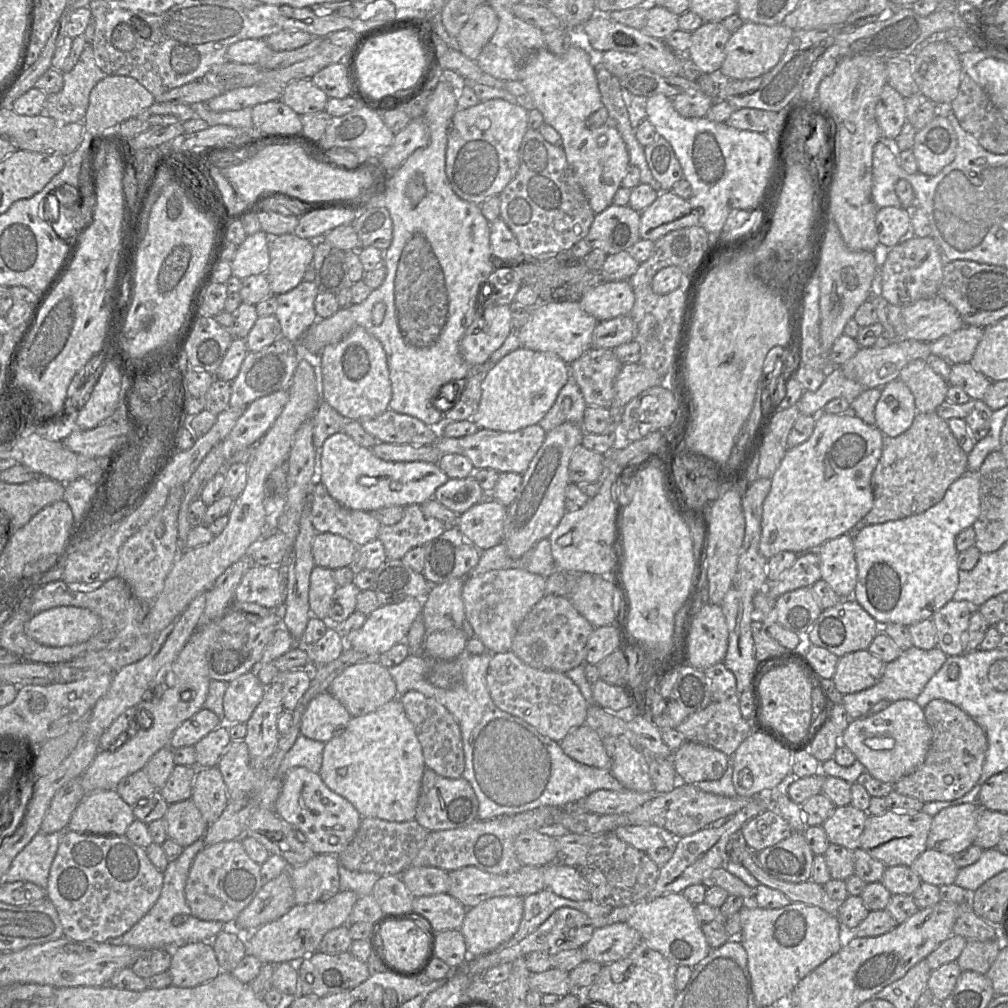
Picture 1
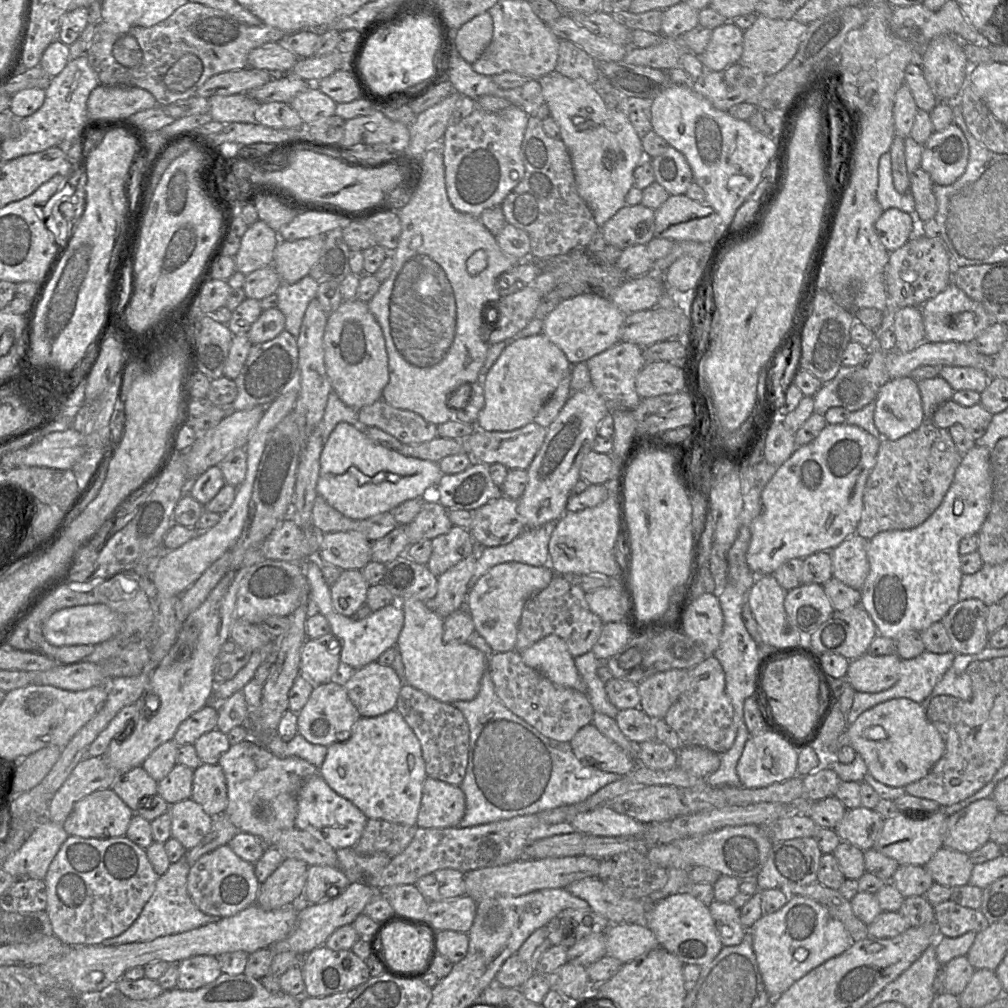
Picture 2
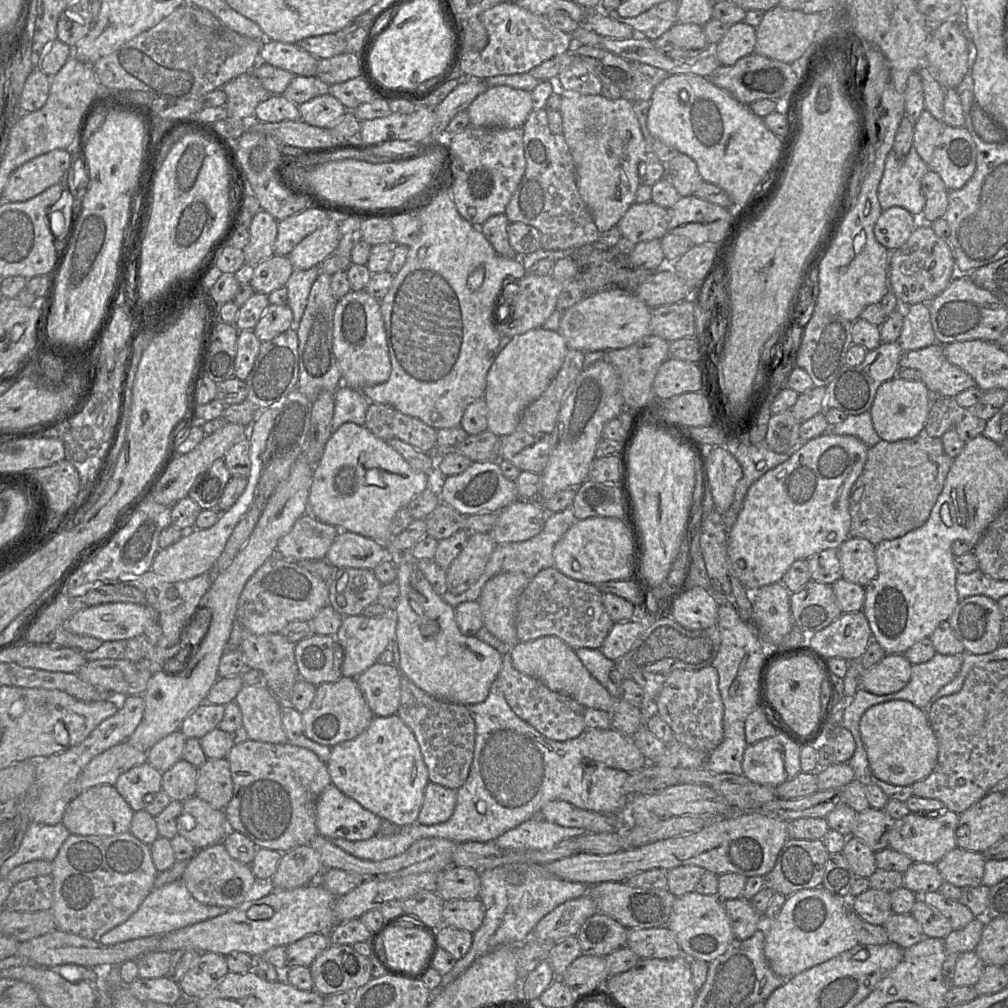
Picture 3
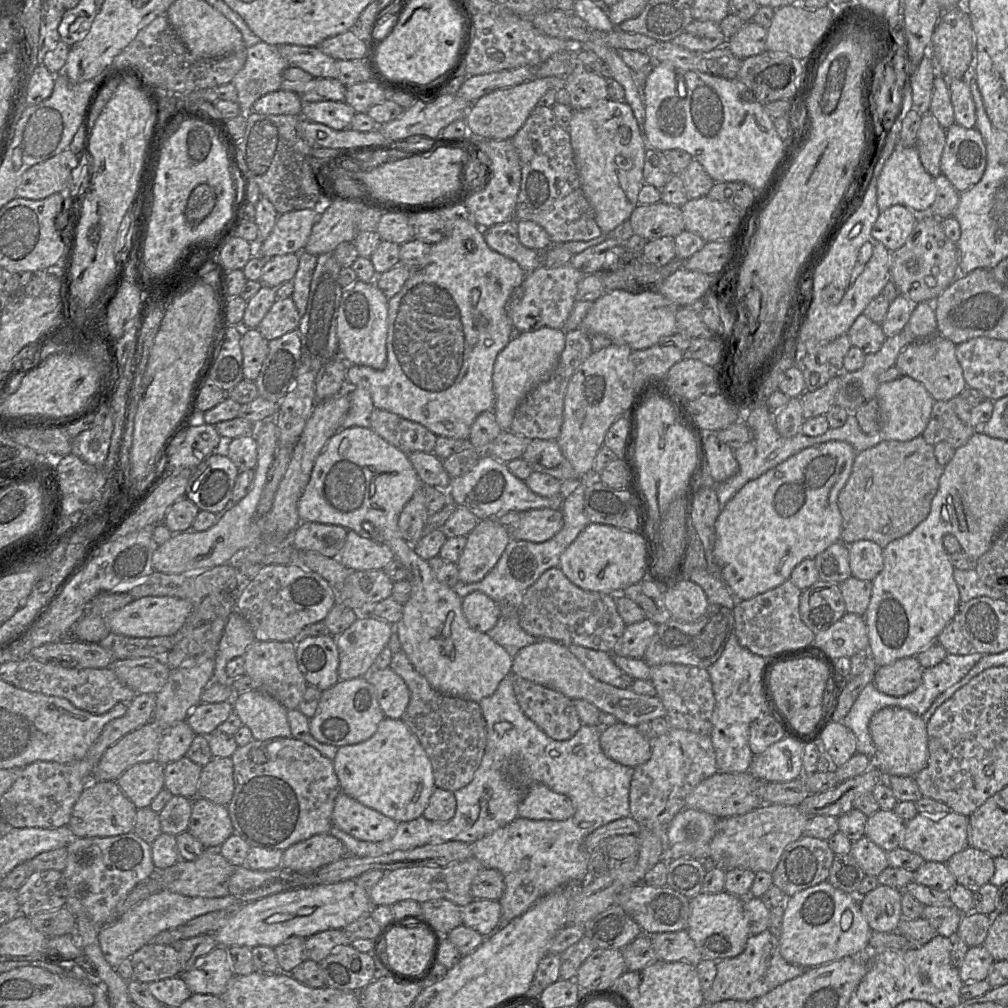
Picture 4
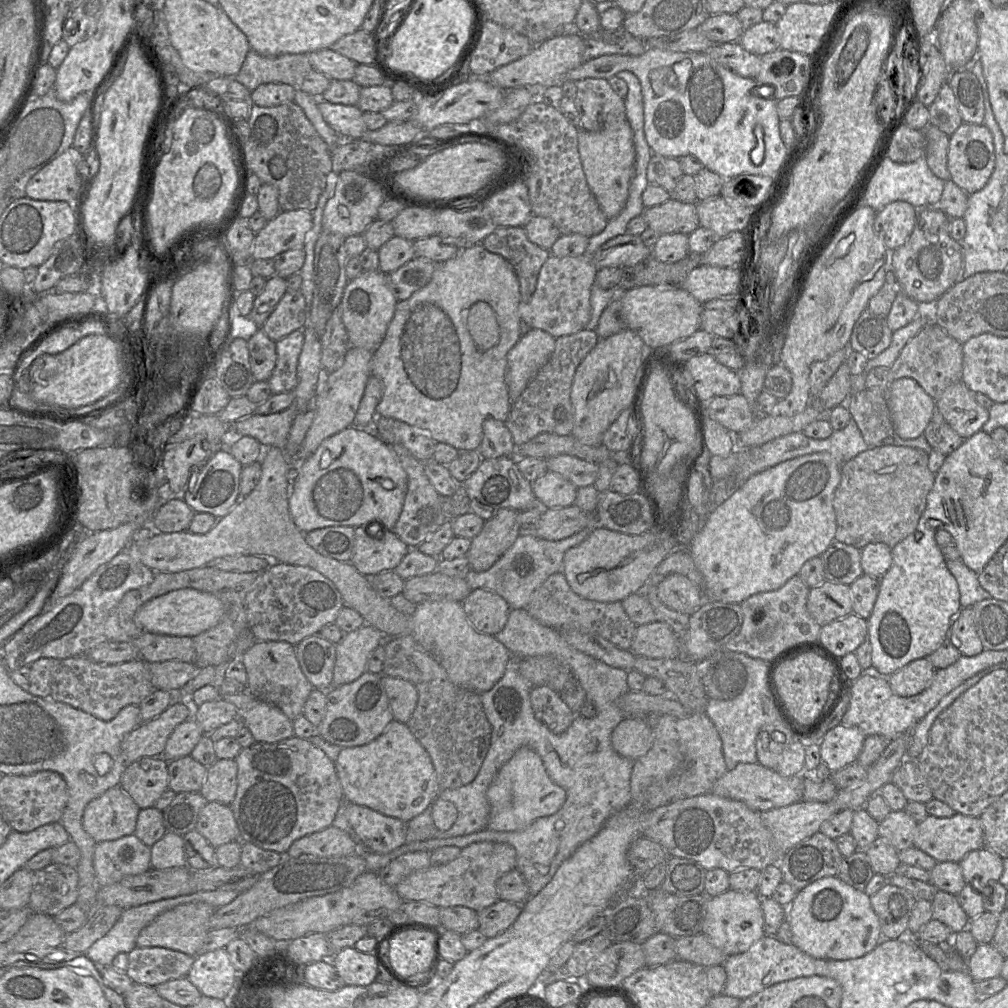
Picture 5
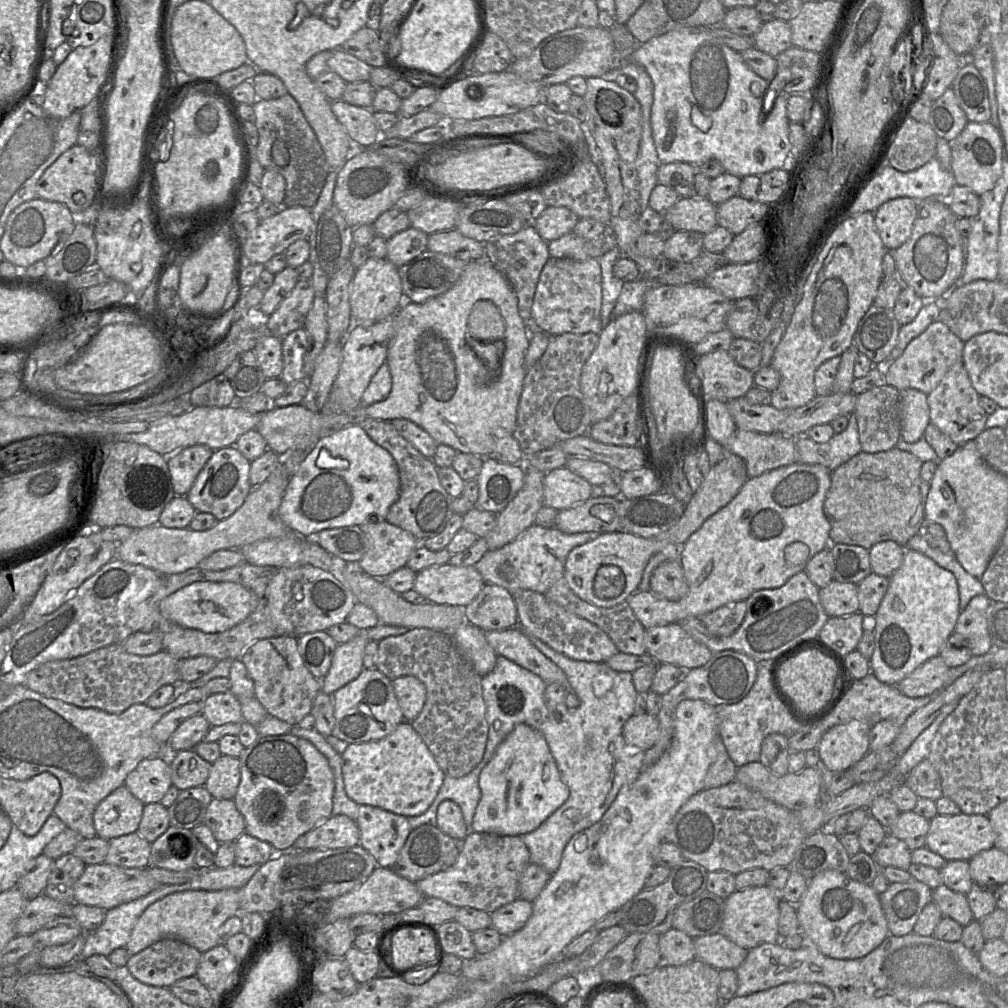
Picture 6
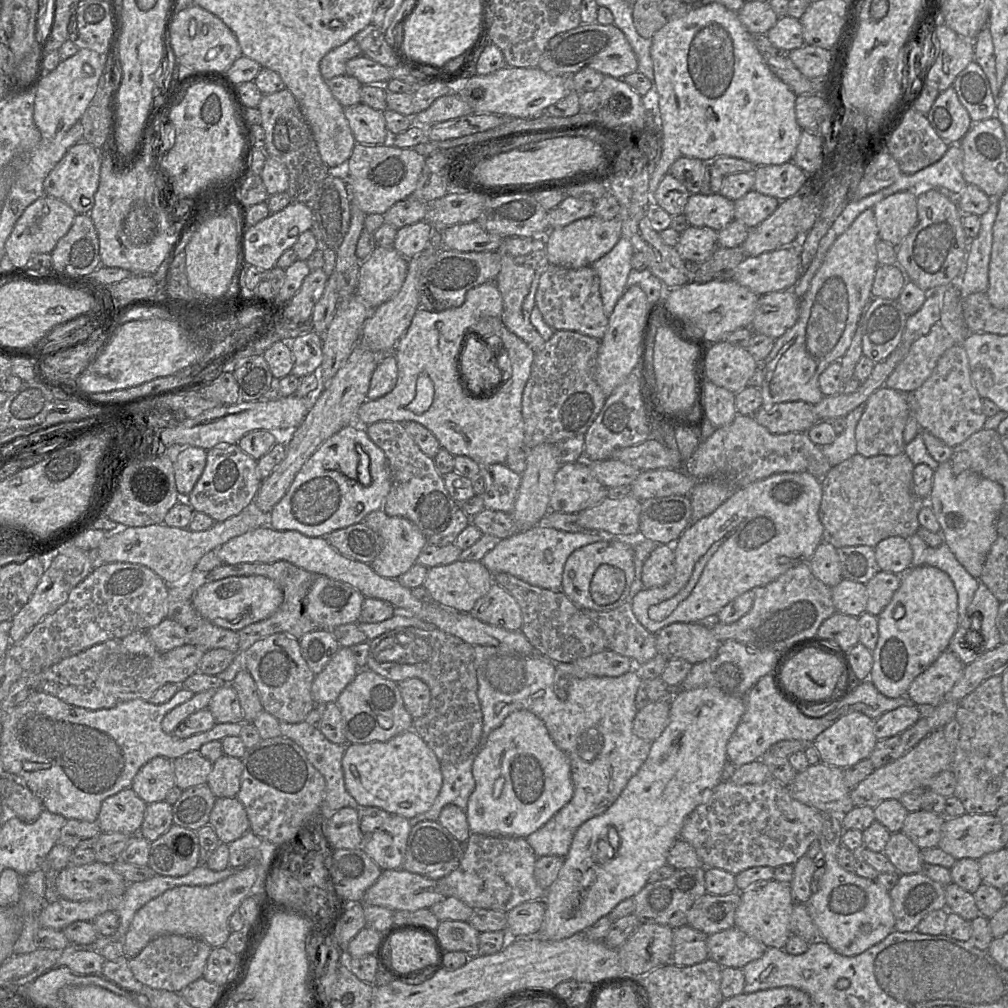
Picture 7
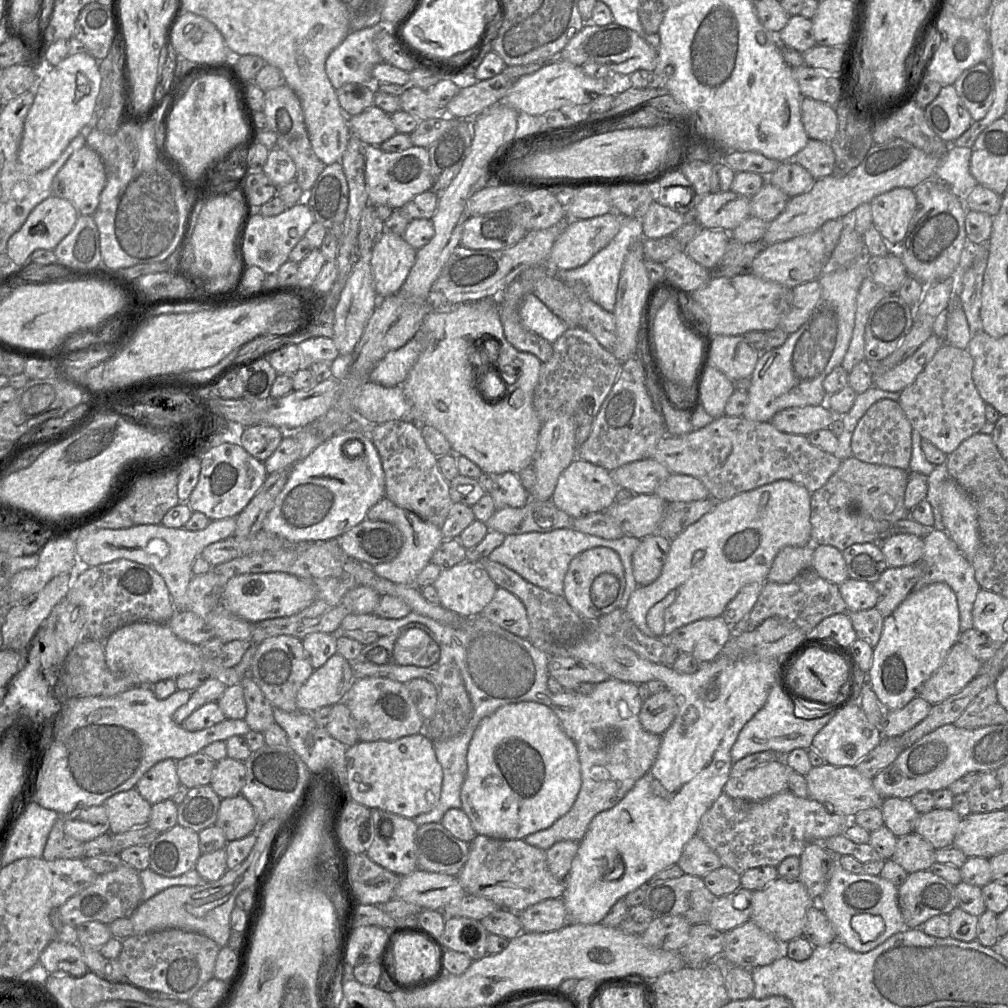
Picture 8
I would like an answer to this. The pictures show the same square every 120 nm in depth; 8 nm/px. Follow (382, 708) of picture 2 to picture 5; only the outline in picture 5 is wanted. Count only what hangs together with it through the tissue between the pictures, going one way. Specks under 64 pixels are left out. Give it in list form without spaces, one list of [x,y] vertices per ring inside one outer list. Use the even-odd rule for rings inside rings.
[[[382,674],[381,682],[387,694],[394,720],[407,723],[418,702],[417,688],[405,679]]]

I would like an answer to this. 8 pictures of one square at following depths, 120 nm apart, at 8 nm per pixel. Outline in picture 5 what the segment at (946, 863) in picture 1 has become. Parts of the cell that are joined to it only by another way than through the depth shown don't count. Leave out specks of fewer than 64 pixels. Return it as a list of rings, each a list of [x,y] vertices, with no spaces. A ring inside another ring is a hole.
[[[985,847],[971,851],[959,864],[966,884],[970,884],[982,896],[991,894],[993,884],[999,882],[1003,873],[1003,859],[998,854]]]

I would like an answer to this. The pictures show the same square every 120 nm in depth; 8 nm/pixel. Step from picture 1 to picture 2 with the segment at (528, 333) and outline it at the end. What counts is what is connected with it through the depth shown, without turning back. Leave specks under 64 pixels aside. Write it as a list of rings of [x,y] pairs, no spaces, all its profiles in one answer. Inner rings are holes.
[[[583,294],[570,299],[563,299],[545,317],[542,334],[558,346],[574,366],[580,362],[586,362],[620,342],[620,329],[625,317],[626,314],[614,305],[608,297]]]

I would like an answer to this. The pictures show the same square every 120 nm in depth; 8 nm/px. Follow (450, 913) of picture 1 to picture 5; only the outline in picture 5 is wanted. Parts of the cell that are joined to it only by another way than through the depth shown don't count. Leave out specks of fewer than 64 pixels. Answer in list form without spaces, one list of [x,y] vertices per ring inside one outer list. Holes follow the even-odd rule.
[[[505,900],[478,911],[479,928],[487,938],[496,937],[508,929],[518,918],[522,905]]]

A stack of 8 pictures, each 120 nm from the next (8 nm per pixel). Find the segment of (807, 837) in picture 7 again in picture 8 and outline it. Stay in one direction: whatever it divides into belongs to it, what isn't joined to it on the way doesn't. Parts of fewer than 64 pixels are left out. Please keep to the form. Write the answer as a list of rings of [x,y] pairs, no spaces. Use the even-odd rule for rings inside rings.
[[[790,790],[776,794],[764,801],[753,802],[736,799],[722,793],[700,819],[697,834],[719,856],[722,865],[742,874],[759,866],[777,867],[789,856],[800,856],[809,843],[822,843],[831,836],[844,832],[850,818],[829,811],[820,802],[811,798],[801,798]]]

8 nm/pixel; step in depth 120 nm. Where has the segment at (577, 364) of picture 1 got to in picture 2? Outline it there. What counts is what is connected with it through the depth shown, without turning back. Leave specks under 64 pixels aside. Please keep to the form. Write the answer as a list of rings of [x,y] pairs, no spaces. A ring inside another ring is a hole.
[[[620,341],[611,348],[588,359],[586,364],[590,372],[591,384],[603,398],[609,412],[616,410],[633,411],[638,407],[641,398],[636,391],[636,379],[647,364],[642,347]]]

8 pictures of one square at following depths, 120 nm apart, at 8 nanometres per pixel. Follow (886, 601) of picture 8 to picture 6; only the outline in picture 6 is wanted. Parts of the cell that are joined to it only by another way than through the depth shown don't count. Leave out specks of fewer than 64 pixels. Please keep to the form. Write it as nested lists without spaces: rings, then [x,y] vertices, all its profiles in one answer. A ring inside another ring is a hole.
[[[871,572],[858,583],[859,612],[871,621],[889,585],[889,577]]]

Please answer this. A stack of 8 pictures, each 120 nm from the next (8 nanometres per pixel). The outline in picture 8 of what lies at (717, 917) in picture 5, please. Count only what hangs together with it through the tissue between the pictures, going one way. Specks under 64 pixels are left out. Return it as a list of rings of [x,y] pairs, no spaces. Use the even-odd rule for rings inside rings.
[[[778,877],[767,886],[752,892],[750,921],[776,938],[782,945],[802,937],[808,909],[815,904],[801,880]]]

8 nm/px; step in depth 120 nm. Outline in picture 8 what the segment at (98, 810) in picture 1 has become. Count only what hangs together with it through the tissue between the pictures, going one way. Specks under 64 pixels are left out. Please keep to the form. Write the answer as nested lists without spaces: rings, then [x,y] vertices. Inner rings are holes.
[[[136,788],[109,797],[103,805],[107,810],[109,832],[112,835],[147,825],[152,812],[152,804],[145,800]]]

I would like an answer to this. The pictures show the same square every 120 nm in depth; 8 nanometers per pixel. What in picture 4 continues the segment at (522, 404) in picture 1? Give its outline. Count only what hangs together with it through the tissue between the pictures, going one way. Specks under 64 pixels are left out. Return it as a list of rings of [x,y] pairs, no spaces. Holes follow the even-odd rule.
[[[550,327],[522,332],[498,354],[492,376],[496,396],[493,412],[502,431],[509,431],[514,414],[526,395],[540,383],[548,380],[557,368],[560,355],[565,348],[565,335],[564,330]]]

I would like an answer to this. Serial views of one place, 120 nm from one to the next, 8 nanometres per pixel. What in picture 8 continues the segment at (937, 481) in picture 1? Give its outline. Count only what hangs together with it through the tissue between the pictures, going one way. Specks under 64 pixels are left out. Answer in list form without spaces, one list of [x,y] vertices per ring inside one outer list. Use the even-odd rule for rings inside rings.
[[[853,456],[841,462],[838,470],[818,490],[811,493],[811,539],[815,545],[830,545],[843,551],[854,543],[878,542],[897,521],[909,516],[904,496],[910,472],[886,465],[863,462]]]

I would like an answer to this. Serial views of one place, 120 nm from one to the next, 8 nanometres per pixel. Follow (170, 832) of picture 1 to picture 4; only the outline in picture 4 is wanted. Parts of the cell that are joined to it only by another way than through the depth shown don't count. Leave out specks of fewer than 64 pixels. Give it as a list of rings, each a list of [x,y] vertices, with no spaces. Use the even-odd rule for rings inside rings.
[[[201,797],[192,800],[188,831],[205,849],[218,849],[234,834],[227,806],[214,804]]]

